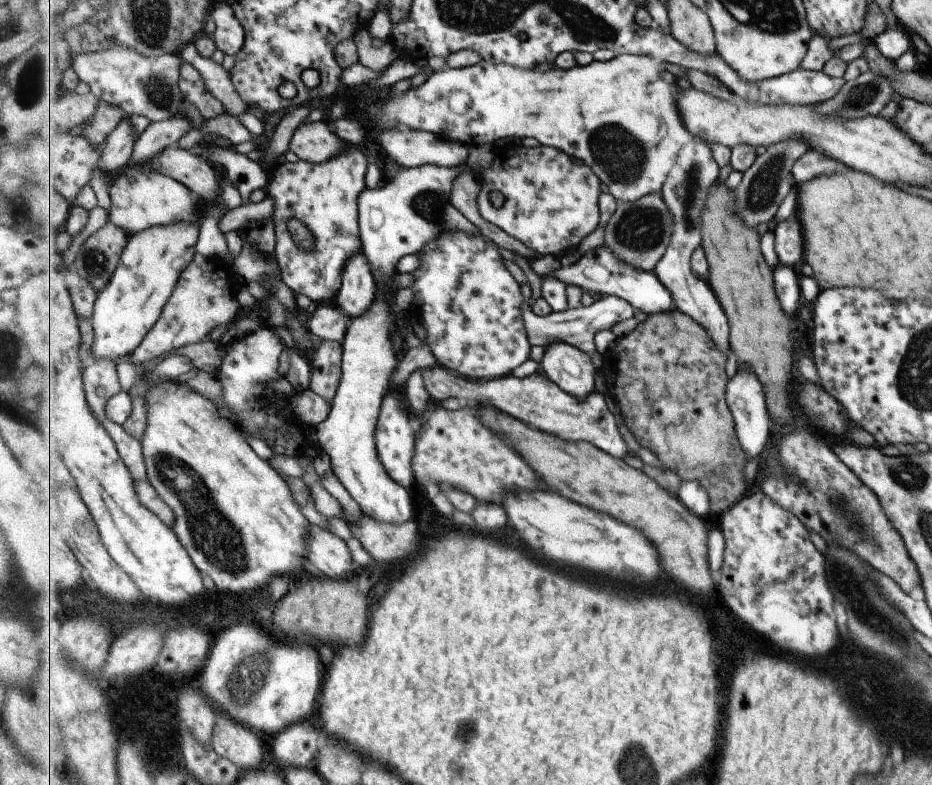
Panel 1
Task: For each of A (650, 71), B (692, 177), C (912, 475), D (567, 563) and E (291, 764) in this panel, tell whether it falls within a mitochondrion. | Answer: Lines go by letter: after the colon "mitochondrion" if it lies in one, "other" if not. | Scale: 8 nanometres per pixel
A: other
B: mitochondrion
C: mitochondrion
D: mitochondrion
E: other

